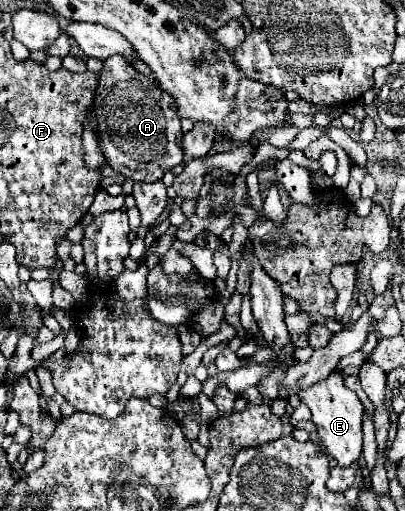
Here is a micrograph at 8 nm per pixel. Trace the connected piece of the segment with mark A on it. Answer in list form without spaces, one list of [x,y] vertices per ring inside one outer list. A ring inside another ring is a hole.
[[[121,55],[103,61],[95,91],[95,113],[99,121],[99,149],[109,167],[133,183],[153,183],[183,161],[181,119],[175,101],[151,79],[137,73]]]

